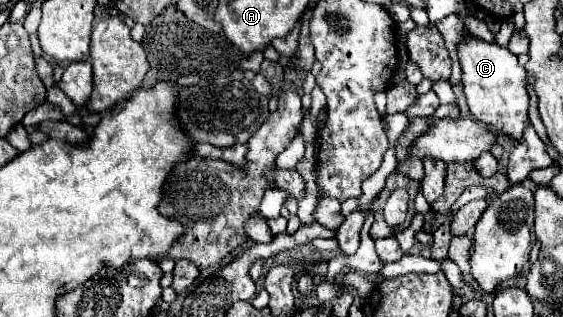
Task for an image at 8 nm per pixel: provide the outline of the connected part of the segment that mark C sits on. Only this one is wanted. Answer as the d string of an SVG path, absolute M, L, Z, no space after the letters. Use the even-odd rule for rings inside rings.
M466 37L458 47L458 57L462 63L462 83L470 113L486 127L520 141L522 129L528 125L528 91L526 69L518 63L518 57L506 47L486 43L478 37Z

